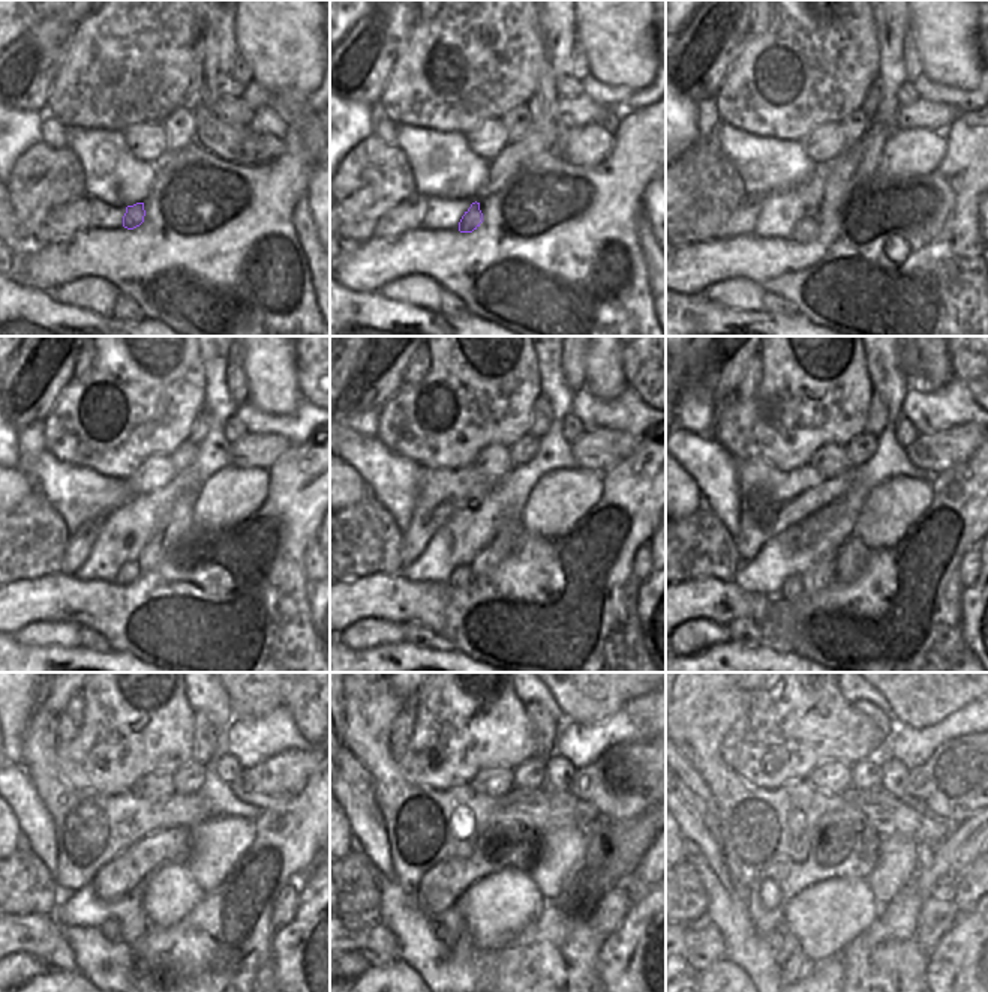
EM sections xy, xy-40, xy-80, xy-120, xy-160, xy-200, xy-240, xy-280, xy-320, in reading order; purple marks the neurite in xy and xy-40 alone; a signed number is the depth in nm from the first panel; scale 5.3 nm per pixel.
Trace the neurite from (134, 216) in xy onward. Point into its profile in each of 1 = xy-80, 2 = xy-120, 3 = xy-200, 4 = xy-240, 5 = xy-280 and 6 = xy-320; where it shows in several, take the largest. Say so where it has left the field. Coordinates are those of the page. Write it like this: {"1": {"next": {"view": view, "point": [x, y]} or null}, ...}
{"1": {"next": {"view": "xy-80", "point": [804, 231]}}, "2": {"next": {"view": "xy-120", "point": [128, 572]}}, "3": {"next": {"view": "xy-200", "point": [790, 590]}}, "4": {"next": {"view": "xy-240", "point": [111, 931]}}, "5": {"next": {"view": "xy-280", "point": [440, 929]}}, "6": {"next": {"view": "xy-320", "point": [775, 940]}}}

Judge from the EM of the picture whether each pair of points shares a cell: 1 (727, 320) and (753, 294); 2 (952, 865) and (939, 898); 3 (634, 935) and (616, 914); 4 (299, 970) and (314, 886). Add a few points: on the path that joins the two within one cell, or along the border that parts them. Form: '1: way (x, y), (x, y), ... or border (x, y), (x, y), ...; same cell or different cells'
1: border (705, 296), (736, 309), (760, 311); different cells
2: border (952, 886), (937, 886), (931, 892); different cells
3: border (633, 902), (625, 917), (606, 935); different cells
4: way (299, 949), (299, 937), (314, 922), (314, 907); same cell

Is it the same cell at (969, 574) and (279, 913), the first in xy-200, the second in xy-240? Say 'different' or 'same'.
same

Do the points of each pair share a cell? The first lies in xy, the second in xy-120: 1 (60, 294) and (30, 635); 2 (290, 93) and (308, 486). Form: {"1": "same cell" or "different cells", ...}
{"1": "same cell", "2": "different cells"}

